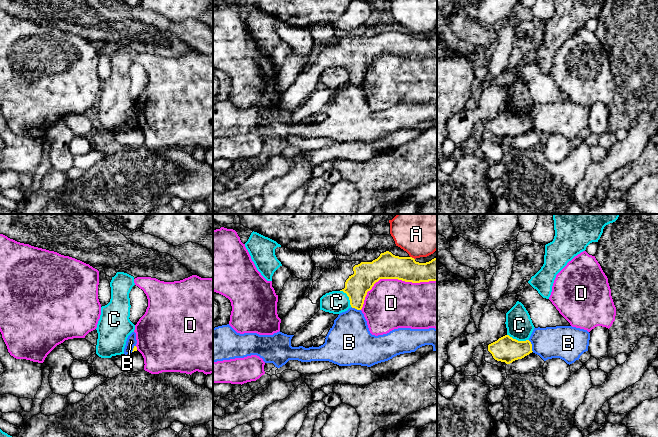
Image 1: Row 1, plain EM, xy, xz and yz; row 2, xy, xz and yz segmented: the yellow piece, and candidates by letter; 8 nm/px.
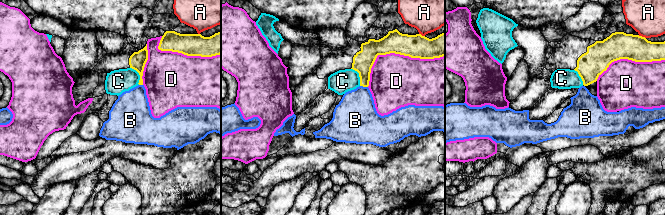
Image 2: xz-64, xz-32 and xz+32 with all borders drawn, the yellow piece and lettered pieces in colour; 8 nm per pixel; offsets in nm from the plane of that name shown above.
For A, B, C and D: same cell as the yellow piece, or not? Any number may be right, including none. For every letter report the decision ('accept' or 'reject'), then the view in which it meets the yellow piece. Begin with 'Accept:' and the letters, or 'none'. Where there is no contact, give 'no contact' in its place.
Accept: none
A: reject; contact in xz
B: reject; contact in yz
C: reject; contact in yz
D: reject; contact in xz

